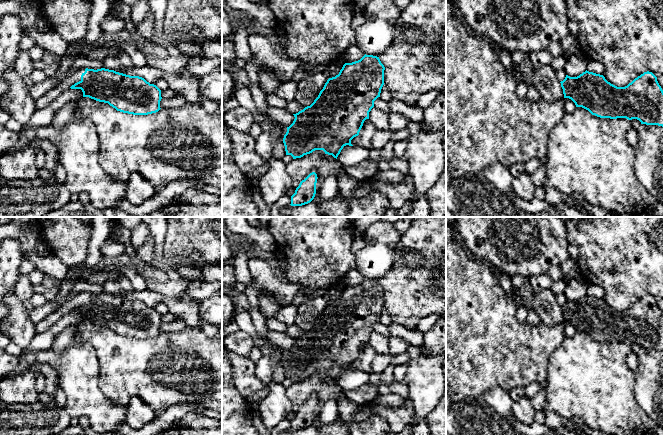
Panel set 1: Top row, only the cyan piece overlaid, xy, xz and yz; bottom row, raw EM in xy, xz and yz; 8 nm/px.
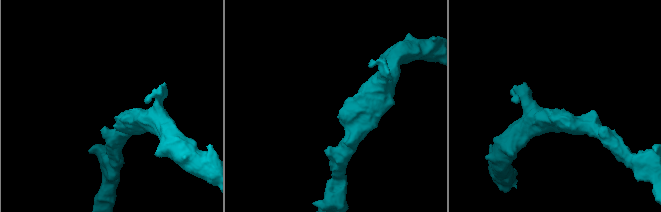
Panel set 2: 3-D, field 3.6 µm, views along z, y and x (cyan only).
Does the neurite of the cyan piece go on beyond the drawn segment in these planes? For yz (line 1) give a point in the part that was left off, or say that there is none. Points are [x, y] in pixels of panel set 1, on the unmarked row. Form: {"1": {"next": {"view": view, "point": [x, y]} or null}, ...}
{"1": {"next": null}}

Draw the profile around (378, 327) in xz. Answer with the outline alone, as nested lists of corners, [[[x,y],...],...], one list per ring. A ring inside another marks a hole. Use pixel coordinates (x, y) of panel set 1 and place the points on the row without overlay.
[[[378,321],[375,325],[374,325],[374,331],[381,333],[382,335],[384,335],[387,338],[392,338],[390,331],[388,329],[387,326],[383,325],[381,323],[381,321]]]

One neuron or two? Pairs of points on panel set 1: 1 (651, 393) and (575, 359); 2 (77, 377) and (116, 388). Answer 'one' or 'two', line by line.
1: two
2: two

